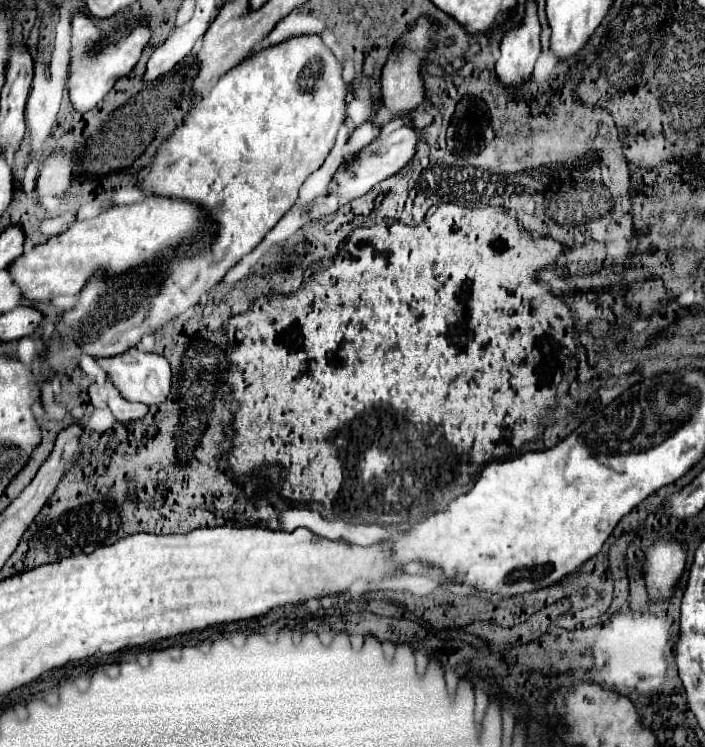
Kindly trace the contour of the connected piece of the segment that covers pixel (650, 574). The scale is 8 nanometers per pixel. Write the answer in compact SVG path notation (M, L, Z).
M669 538L655 542L647 550L645 562L645 580L647 590L653 600L667 600L683 572L685 566L685 548Z

